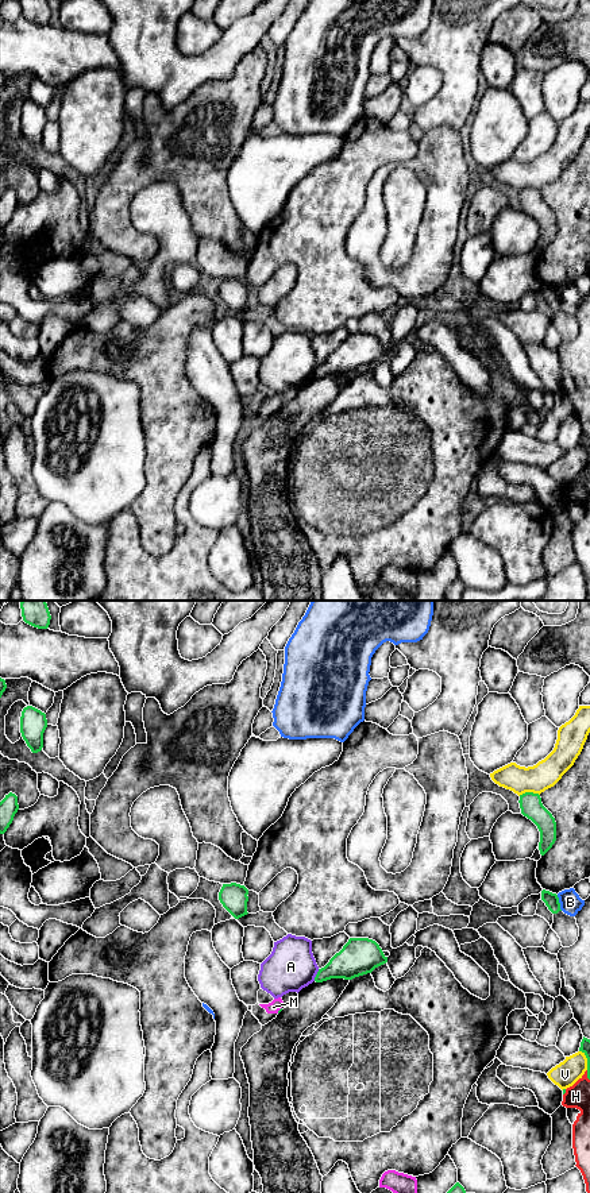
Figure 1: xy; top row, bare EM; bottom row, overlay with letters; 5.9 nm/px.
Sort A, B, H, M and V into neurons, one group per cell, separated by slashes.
A / B / H / M / V

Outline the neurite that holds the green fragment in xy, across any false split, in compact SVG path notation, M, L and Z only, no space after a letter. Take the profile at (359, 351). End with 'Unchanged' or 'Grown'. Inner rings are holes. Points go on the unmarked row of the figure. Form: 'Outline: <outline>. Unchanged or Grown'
Outline: M350 333L343 344L324 363L319 364L315 377L323 378L331 374L352 375L371 368L386 358L387 352L375 336Z. Unchanged

